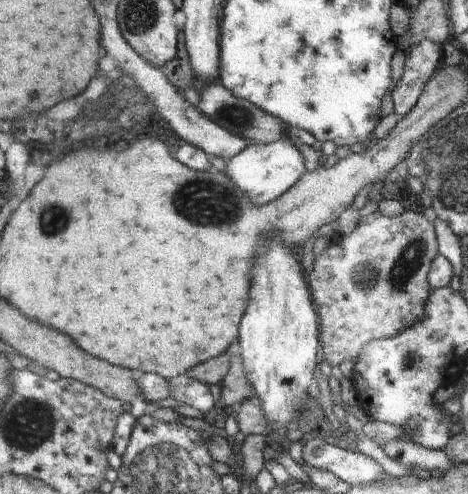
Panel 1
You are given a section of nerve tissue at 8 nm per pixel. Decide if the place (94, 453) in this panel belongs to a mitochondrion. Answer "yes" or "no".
no

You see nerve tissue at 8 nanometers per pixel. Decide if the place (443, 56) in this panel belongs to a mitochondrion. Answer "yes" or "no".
no

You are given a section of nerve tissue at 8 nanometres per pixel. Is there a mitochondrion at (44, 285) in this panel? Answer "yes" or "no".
no

